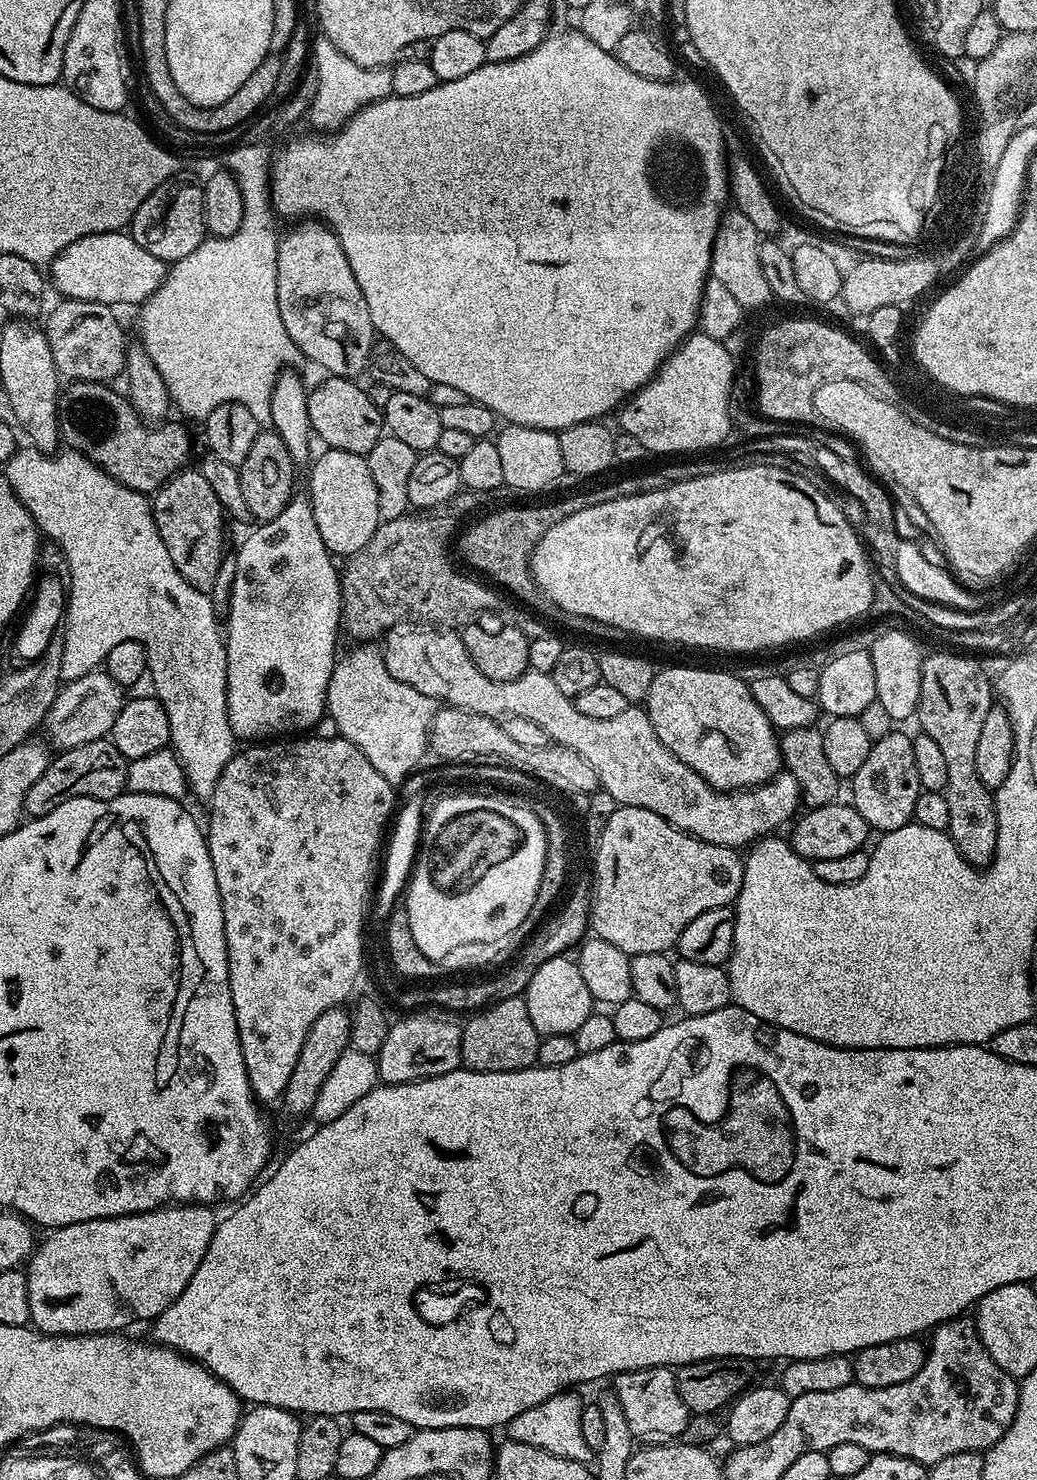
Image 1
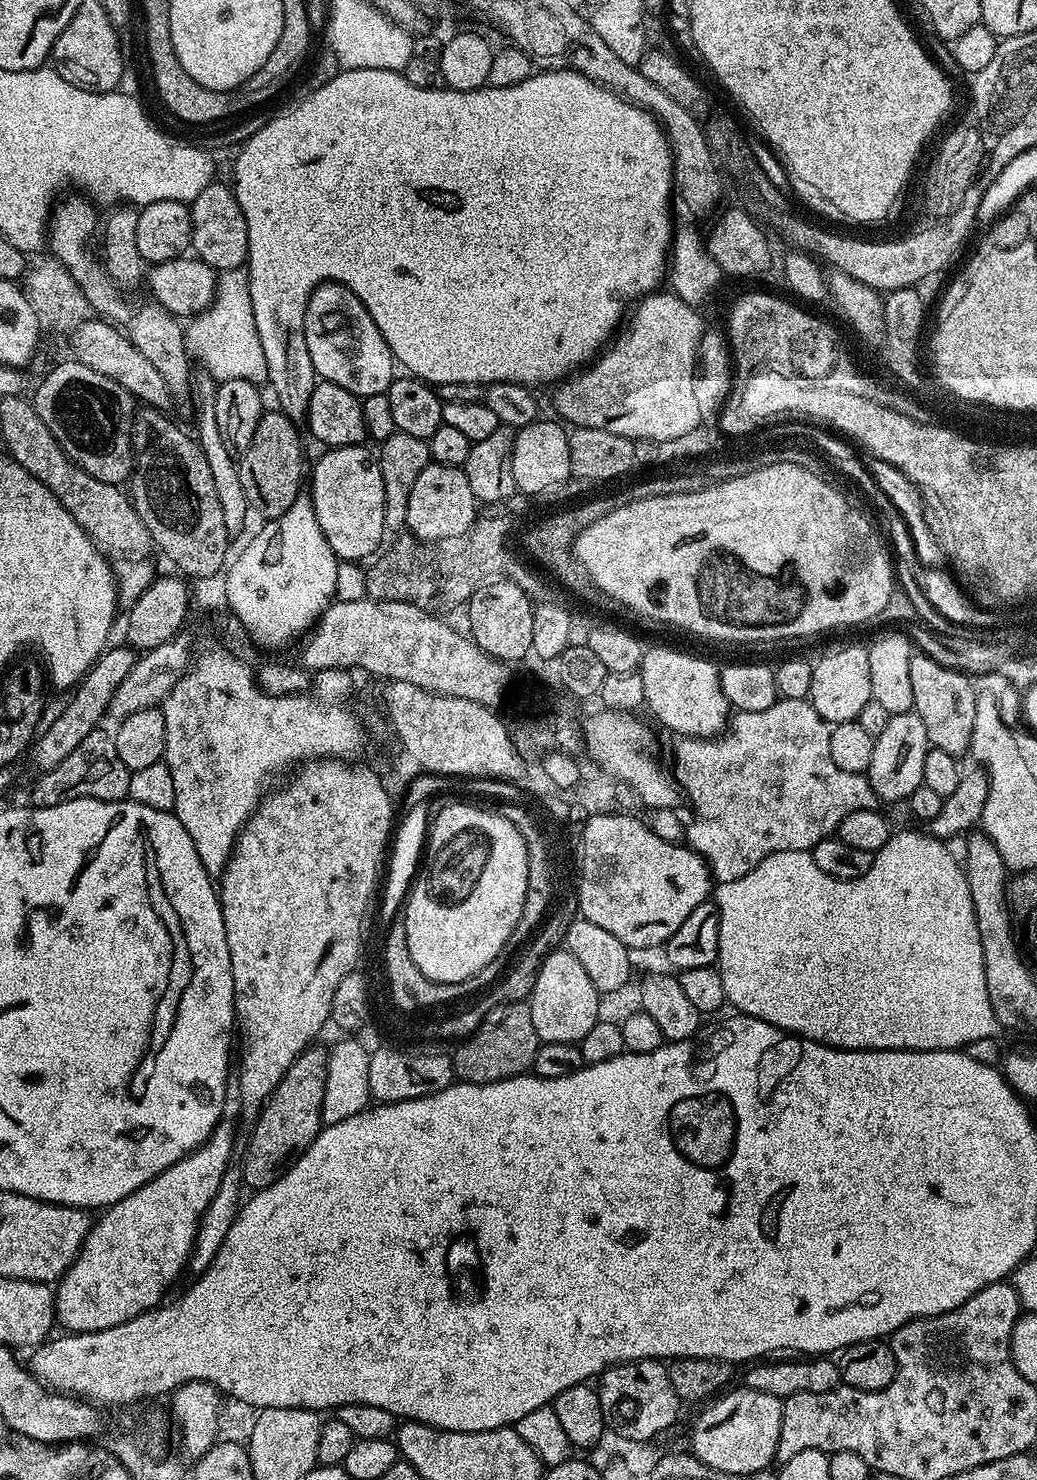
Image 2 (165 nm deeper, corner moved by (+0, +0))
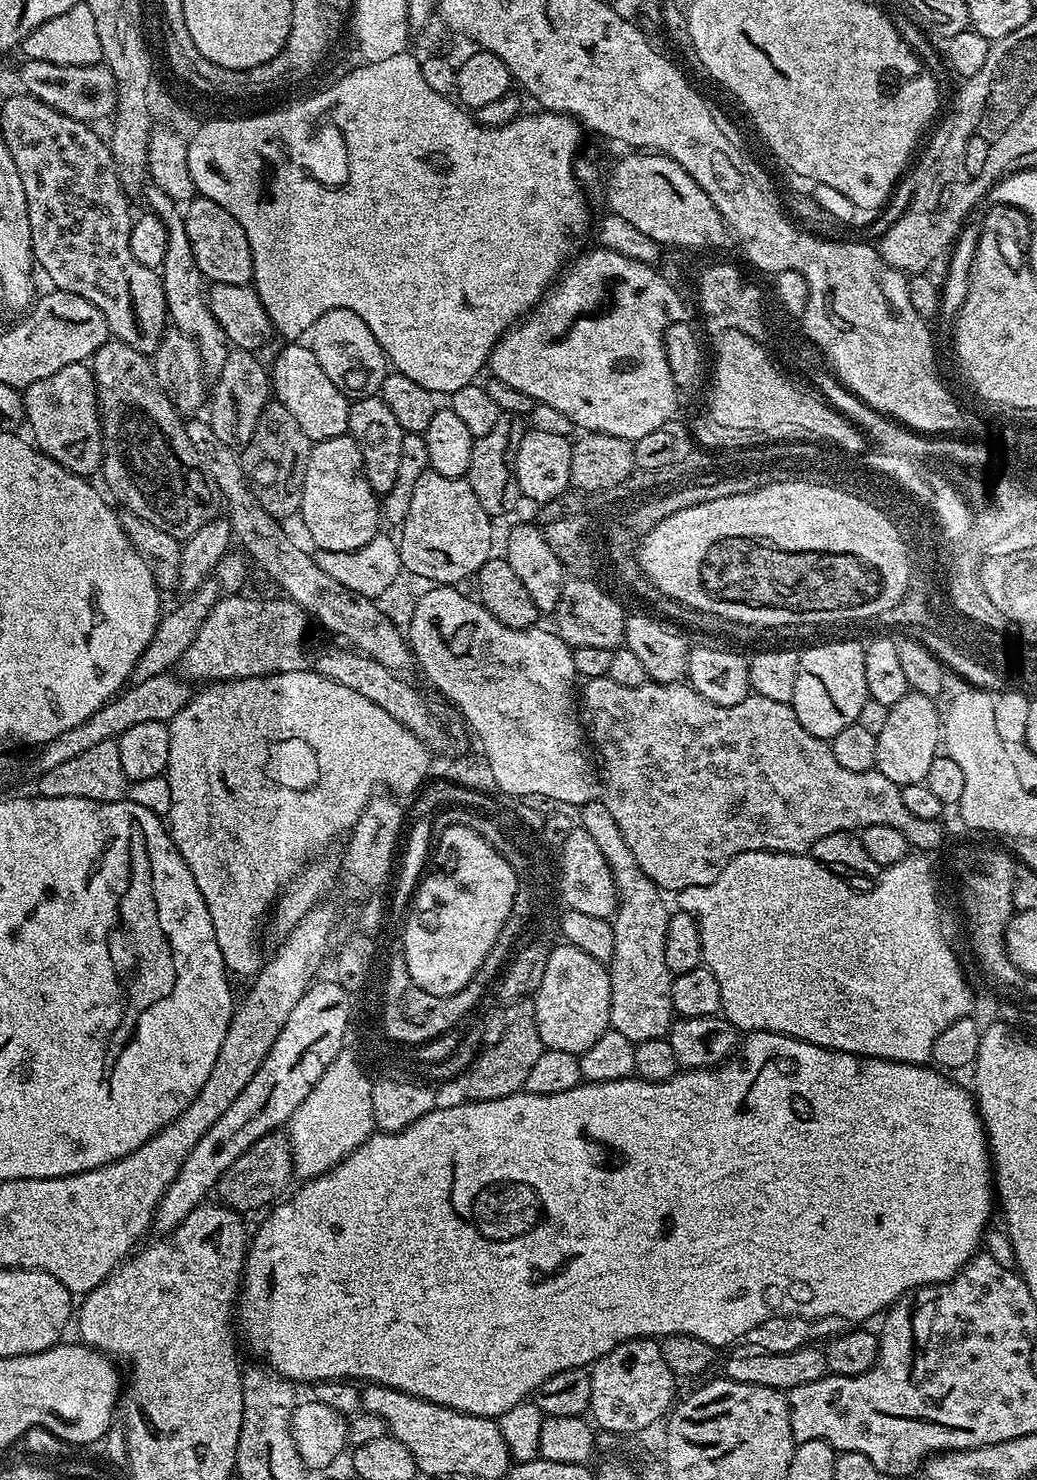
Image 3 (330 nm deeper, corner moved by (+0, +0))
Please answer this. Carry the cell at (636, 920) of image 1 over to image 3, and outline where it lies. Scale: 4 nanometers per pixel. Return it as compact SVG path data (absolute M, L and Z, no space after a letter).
M579 826L573 827L560 848L558 859L558 896L565 909L578 914L590 914L593 918L609 919L616 915L616 883L610 866L594 843L594 838Z

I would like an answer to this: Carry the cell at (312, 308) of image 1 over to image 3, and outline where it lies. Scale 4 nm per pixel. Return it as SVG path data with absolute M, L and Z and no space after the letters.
M335 308L321 314L312 327L310 347L326 378L330 378L330 382L334 382L334 386L352 400L377 395L390 371L388 355L382 350L378 338L370 334L370 326L366 326L354 310Z

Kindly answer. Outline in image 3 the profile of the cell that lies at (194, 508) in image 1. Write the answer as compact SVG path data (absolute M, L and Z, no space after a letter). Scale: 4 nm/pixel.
M109 338L92 355L90 367L96 383L96 401L100 407L100 429L104 439L103 487L110 496L112 491L111 499L117 505L125 504L124 508L129 513L145 519L178 541L187 540L202 530L206 522L217 519L218 493L208 473L200 467L190 446L190 438L186 438L185 421L162 390L151 359L134 350L134 346L126 346L126 342Z

